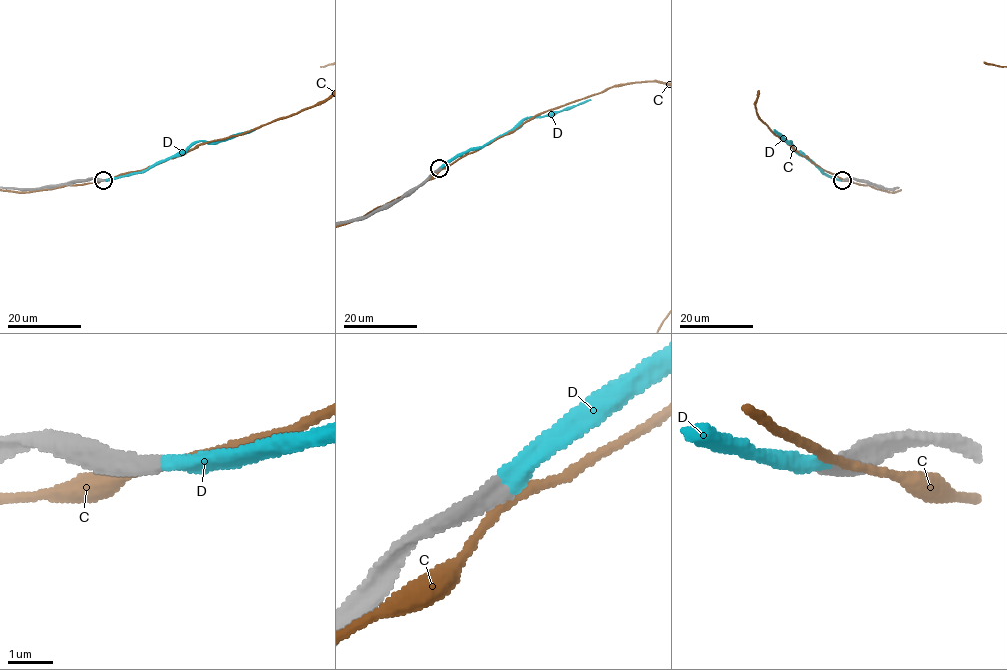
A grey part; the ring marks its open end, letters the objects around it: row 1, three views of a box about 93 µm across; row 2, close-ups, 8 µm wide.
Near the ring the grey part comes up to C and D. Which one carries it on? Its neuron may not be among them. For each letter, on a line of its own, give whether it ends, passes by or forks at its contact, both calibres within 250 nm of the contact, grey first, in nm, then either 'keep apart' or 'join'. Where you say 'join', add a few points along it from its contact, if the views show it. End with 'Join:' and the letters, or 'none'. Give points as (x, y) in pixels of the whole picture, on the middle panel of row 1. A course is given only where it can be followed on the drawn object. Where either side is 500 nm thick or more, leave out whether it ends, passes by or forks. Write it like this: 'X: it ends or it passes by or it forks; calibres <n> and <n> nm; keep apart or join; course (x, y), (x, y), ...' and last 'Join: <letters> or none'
C: it passes by; calibres 440 and 190 nm; keep apart
D: it ends; calibres 400 and 400 nm; join; course (440, 169), (463, 153), (484, 147), (504, 135), (525, 118), (552, 115), (590, 100)
Join: D

